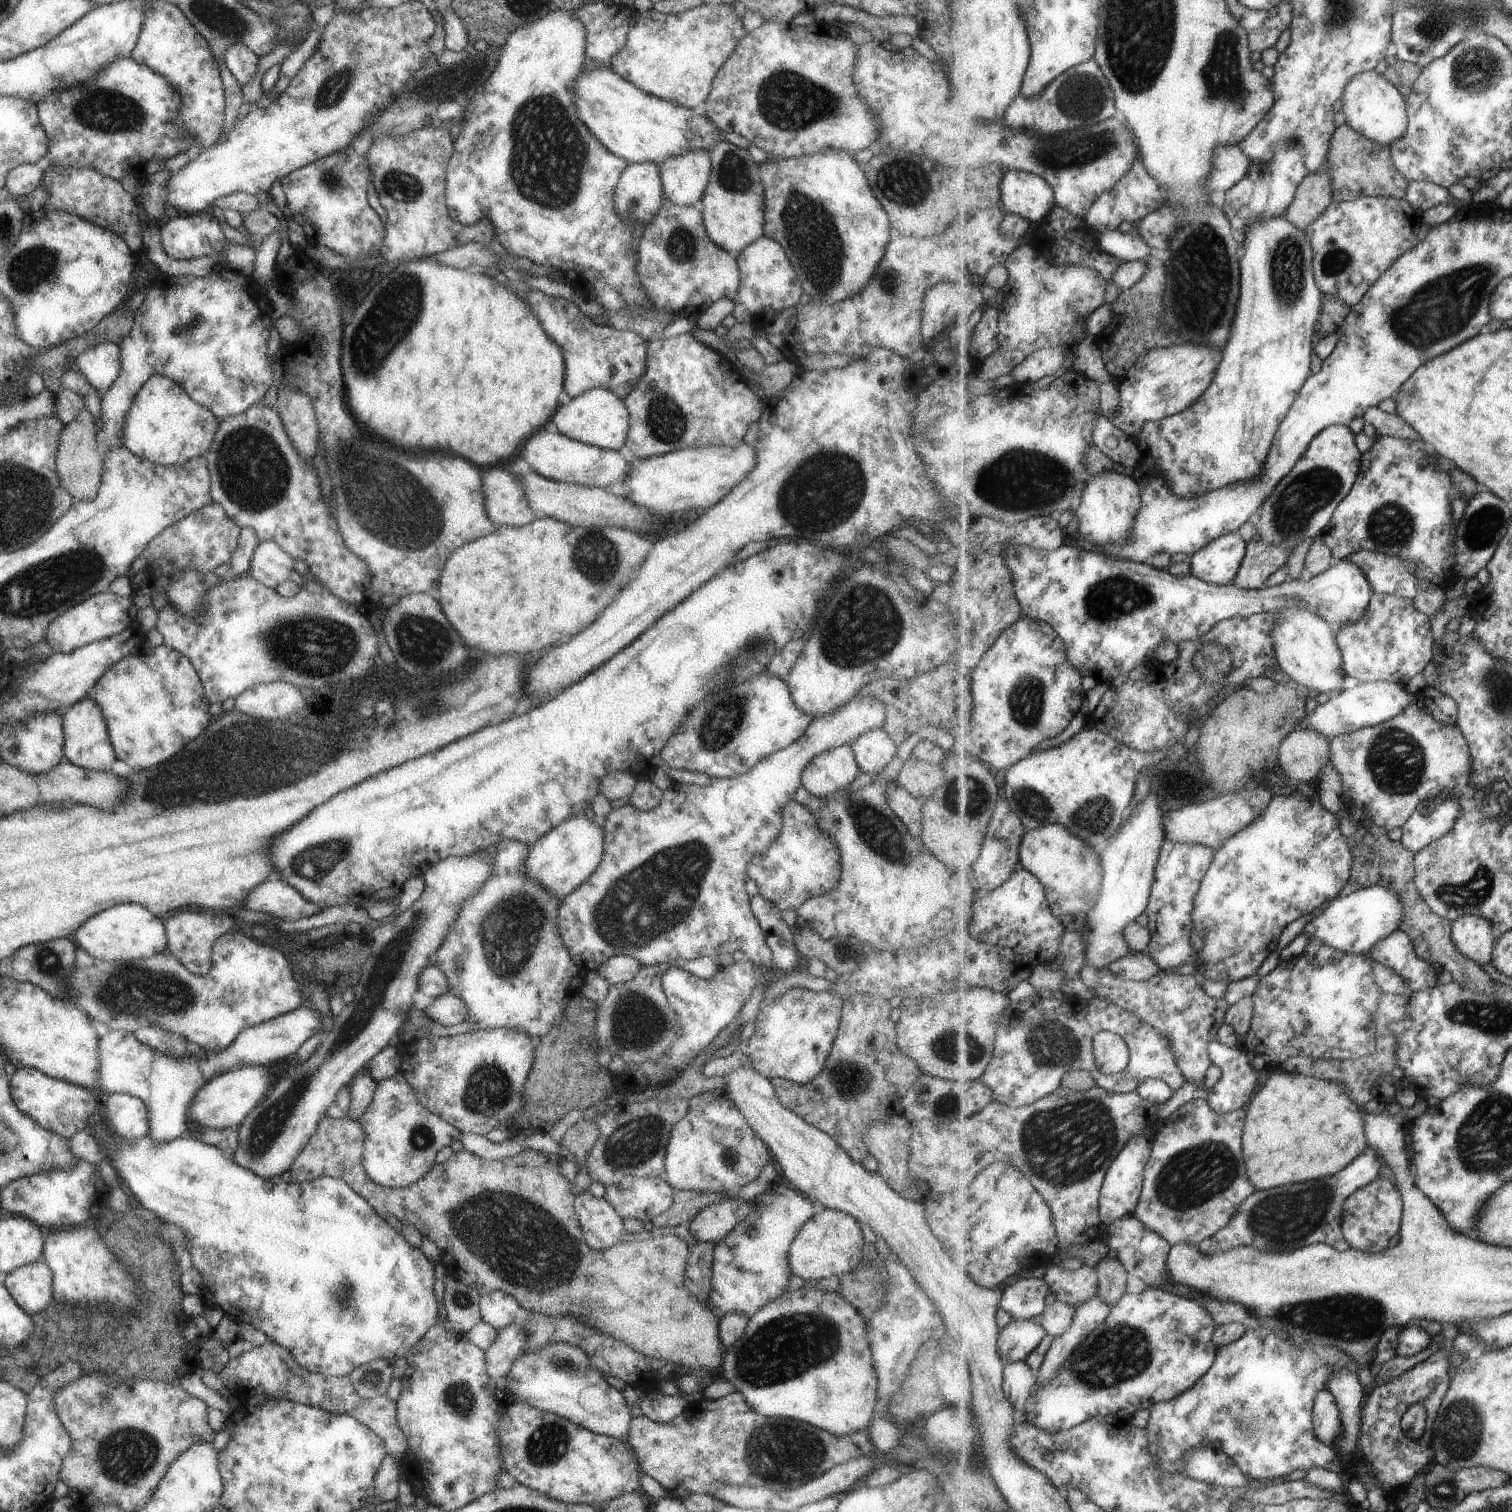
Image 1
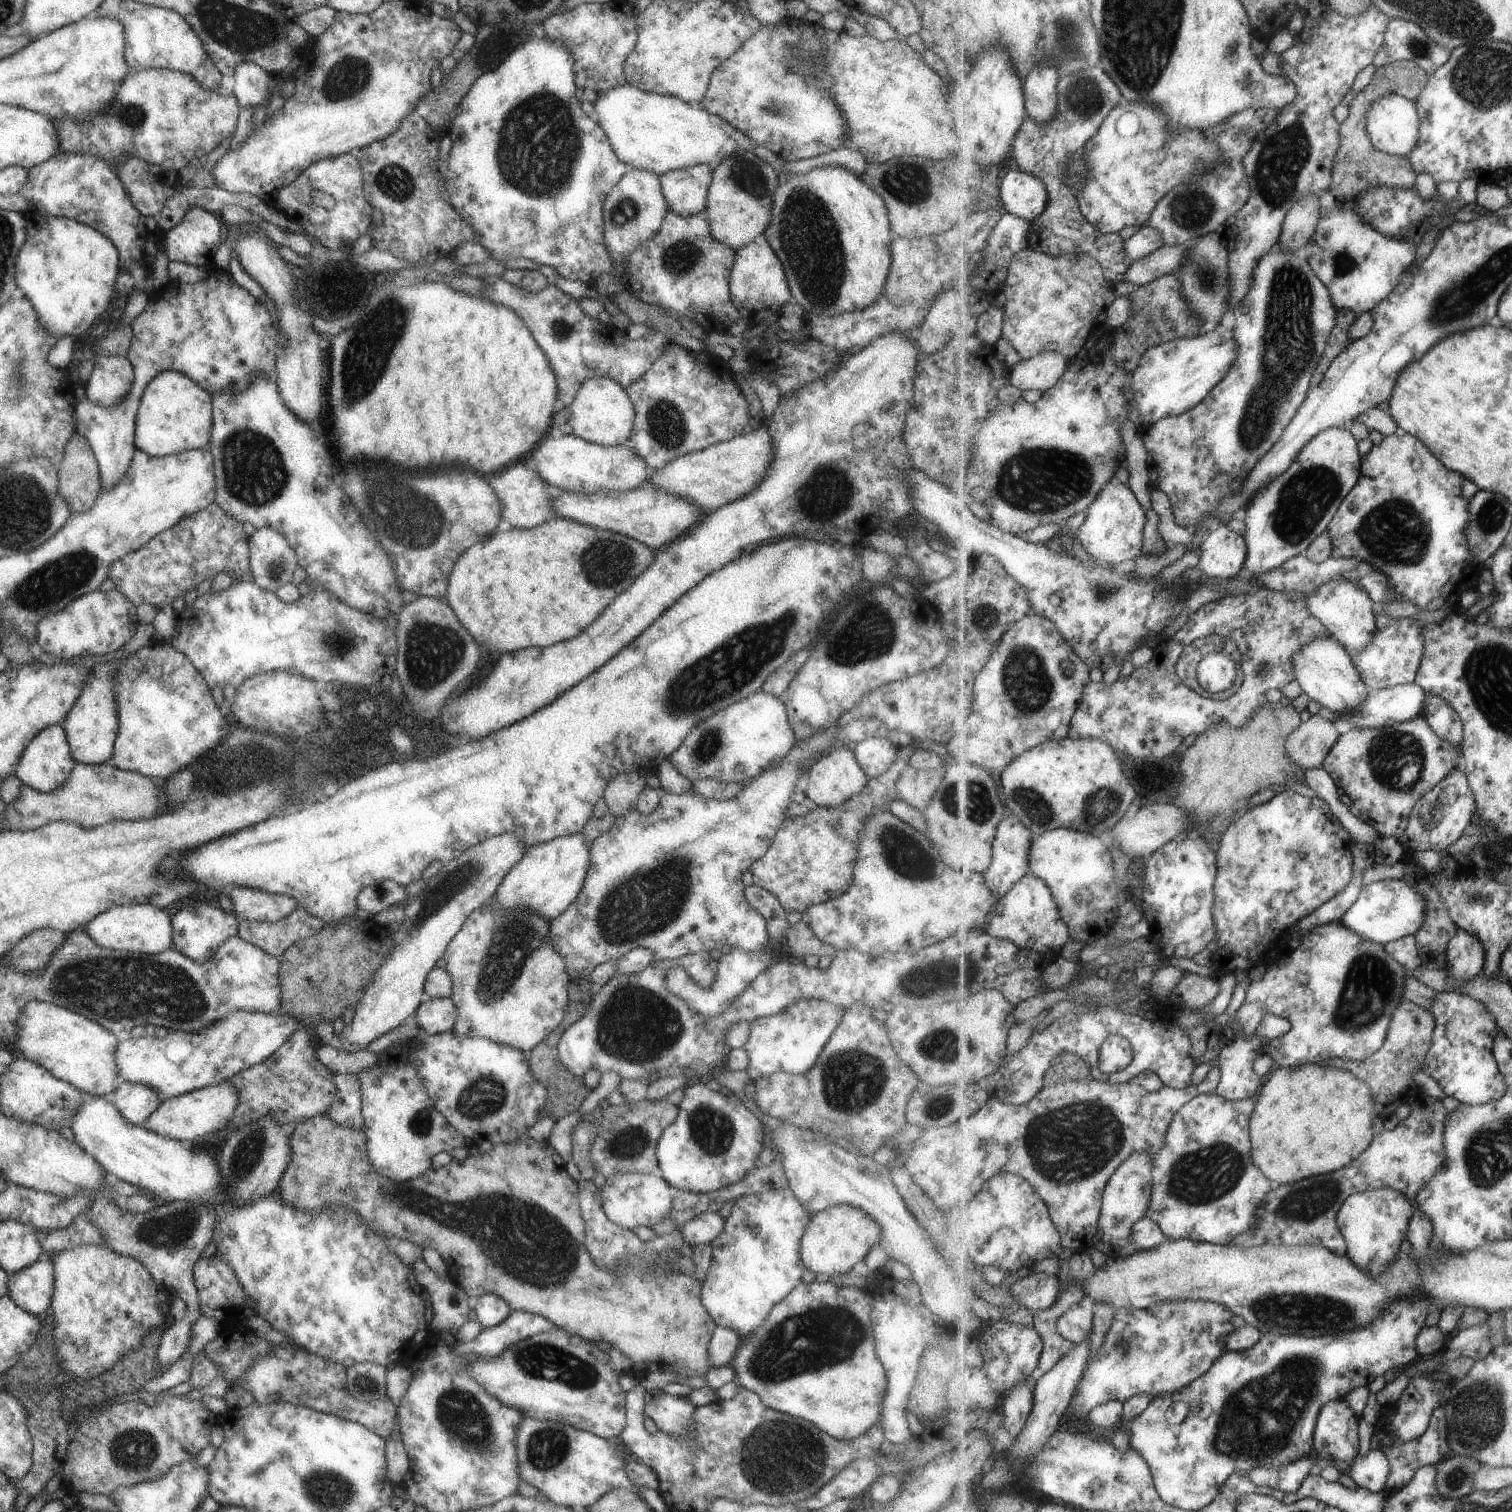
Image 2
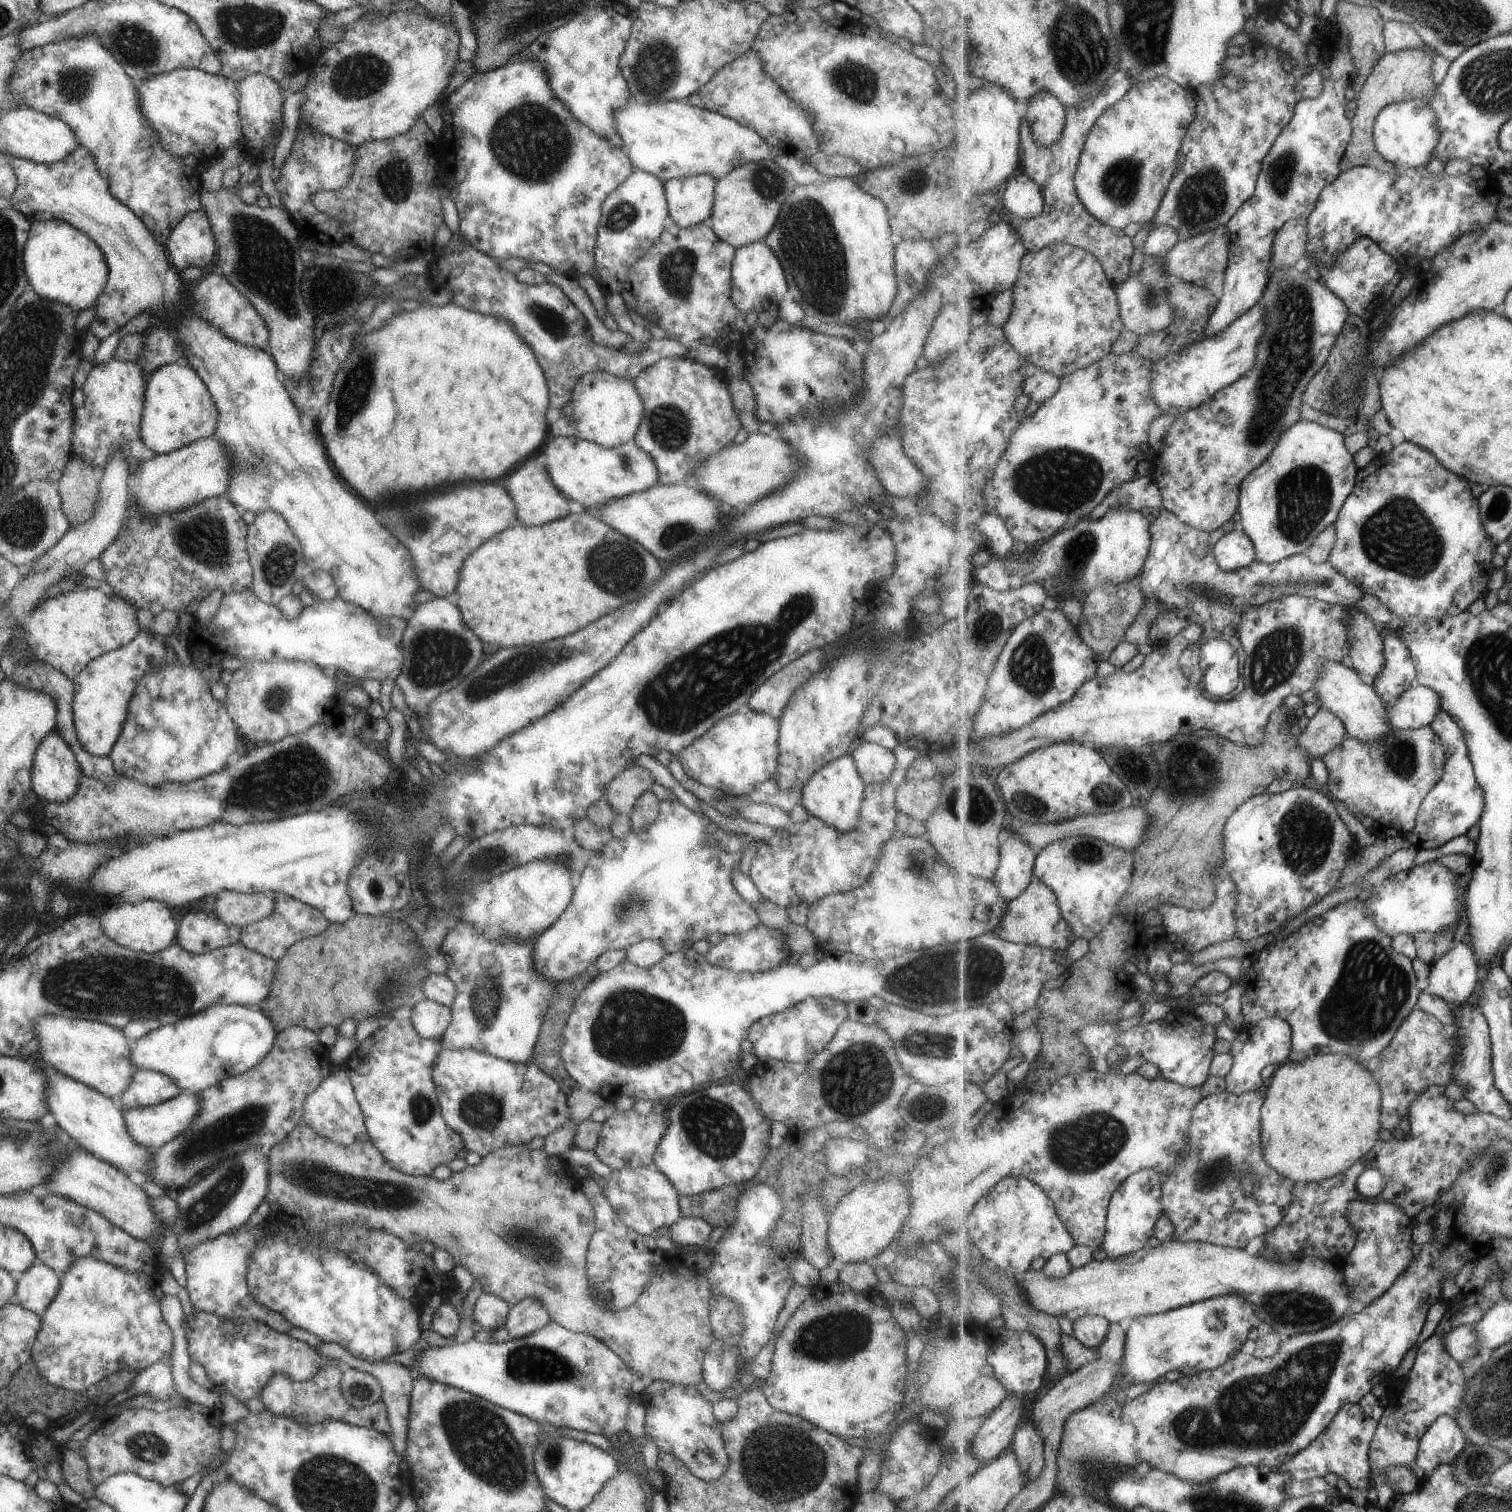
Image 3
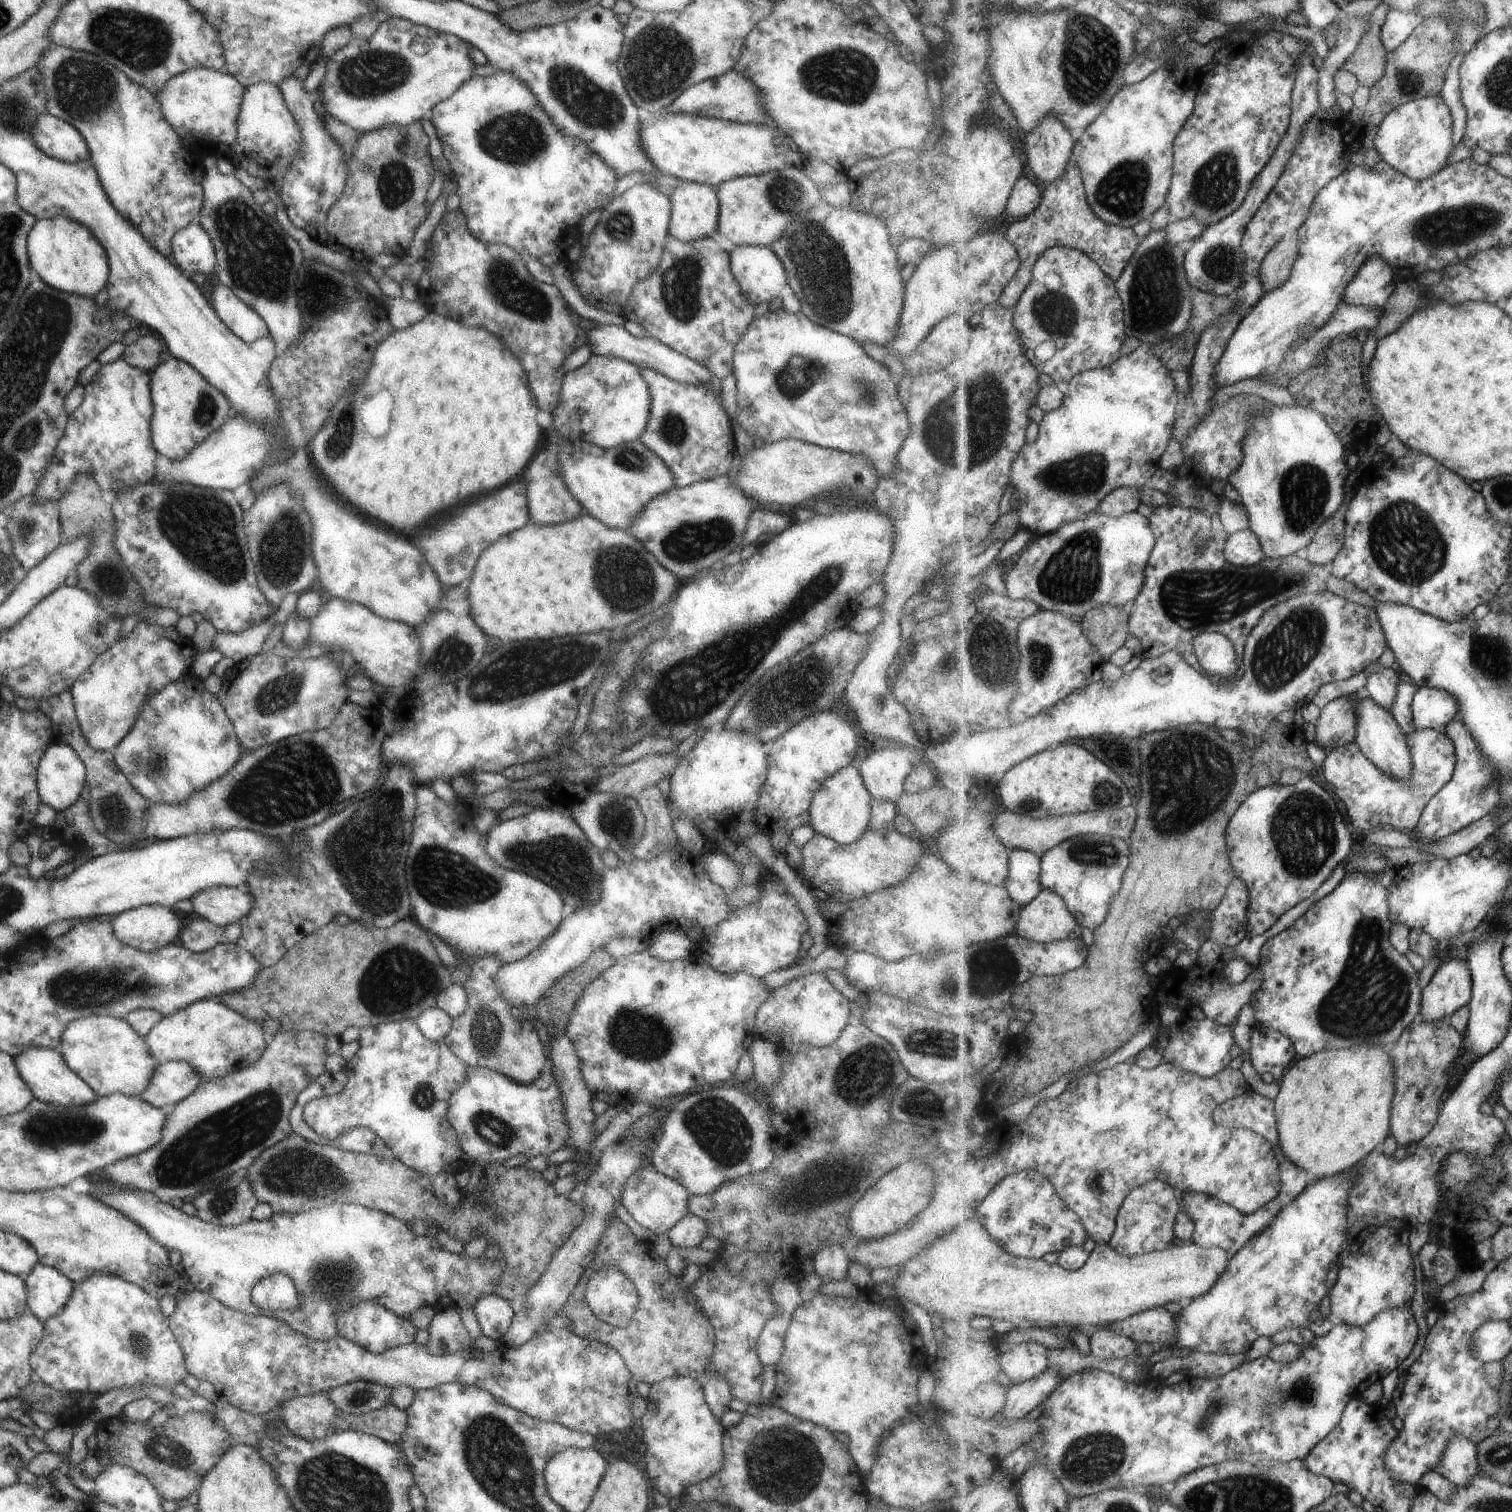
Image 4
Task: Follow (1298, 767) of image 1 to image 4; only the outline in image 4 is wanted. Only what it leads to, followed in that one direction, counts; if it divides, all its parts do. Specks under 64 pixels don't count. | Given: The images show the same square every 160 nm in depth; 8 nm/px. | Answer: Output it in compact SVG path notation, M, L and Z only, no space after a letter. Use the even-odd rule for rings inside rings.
M1356 694L1332 700L1320 712L1315 743L1330 751L1355 742L1359 704Z

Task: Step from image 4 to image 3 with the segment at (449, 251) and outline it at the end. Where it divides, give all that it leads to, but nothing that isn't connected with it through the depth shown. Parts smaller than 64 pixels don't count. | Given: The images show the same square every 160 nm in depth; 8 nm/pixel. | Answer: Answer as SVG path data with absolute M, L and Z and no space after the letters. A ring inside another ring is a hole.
M463 243L460 250L443 253L429 266L429 270L435 270L435 274L437 274L437 268L442 265L449 274L445 282L443 281L443 288L447 288L451 294L449 301L461 308L507 321L518 334L518 337L531 349L545 379L549 408L560 409L569 400L571 389L582 374L603 371L632 380L641 369L653 364L656 360L663 357L683 357L689 350L681 346L676 340L655 339L651 336L639 351L631 355L624 353L620 348L596 345L591 340L590 329L585 317L574 304L571 304L571 301L560 288L547 281L538 285L523 284L515 278L514 273L507 272L503 267L500 267L496 259L478 251L467 243Z

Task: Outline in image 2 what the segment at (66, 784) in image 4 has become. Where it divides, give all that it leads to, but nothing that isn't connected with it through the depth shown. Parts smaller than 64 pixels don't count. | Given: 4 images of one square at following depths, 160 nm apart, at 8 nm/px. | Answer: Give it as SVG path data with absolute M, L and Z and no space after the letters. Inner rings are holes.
M57 724L45 727L39 731L26 745L15 765L14 775L23 786L31 787L39 792L53 791L61 787L75 766L75 760L69 750L64 730Z

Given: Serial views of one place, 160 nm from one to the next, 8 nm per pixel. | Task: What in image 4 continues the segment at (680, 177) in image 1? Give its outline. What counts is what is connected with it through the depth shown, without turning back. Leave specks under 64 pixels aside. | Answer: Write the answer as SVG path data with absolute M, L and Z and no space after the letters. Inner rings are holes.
M678 179L677 184L667 195L670 202L668 236L681 242L691 242L705 236L716 236L718 202L716 193L709 184Z

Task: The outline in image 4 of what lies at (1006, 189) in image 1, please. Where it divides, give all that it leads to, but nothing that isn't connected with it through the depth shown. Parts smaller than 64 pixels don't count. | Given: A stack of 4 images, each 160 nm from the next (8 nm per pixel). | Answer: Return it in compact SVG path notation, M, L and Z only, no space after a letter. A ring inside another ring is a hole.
M1021 176L1015 184L1009 202L1007 202L1007 213L1013 218L1025 219L1042 204L1043 193L1037 182L1033 182L1027 176Z

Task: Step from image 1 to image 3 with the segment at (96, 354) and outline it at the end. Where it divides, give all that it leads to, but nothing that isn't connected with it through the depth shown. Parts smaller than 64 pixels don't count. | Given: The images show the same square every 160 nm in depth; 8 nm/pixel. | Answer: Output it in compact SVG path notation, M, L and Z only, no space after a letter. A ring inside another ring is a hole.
M111 357L104 363L94 364L80 388L84 394L84 401L73 409L70 428L71 456L74 454L85 463L101 470L110 453L120 449L126 458L128 471L133 473L140 460L129 453L129 442L140 438L138 428L144 384L142 368L137 363Z

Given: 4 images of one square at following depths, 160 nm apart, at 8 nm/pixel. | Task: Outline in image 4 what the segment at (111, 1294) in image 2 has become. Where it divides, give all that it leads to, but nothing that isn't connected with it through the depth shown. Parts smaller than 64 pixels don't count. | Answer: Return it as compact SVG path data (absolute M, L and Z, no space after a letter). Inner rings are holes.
M93 1272L91 1276L87 1276L85 1280L81 1282L73 1282L73 1290L71 1290L71 1296L69 1300L65 1302L65 1306L49 1316L45 1320L43 1325L43 1334L41 1334L41 1340L33 1348L33 1352L28 1359L28 1364L32 1370L32 1377L42 1384L49 1386L57 1391L62 1392L81 1392L81 1393L105 1393L111 1388L117 1388L117 1386L132 1386L133 1384L143 1384L143 1382L157 1382L161 1388L167 1388L172 1390L176 1384L182 1384L181 1380L187 1376L188 1372L183 1366L183 1356L173 1334L169 1331L167 1317L162 1316L159 1312L159 1299L149 1292L145 1292L143 1288L139 1288L135 1284L126 1282L117 1276L111 1274L101 1274L101 1272Z

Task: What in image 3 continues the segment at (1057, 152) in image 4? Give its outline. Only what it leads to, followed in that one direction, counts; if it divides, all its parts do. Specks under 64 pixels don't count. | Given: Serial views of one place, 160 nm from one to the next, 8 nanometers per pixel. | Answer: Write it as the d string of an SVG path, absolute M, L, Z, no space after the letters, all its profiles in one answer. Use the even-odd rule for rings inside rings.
M1049 91L1038 92L1028 103L1025 118L1030 120L1030 129L1035 144L1053 147L1066 130L1066 105Z

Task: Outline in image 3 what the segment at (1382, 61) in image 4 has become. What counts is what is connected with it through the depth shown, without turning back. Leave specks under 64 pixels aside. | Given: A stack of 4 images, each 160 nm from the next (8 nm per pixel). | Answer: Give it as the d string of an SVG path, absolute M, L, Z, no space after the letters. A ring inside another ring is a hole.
M1351 3L1339 4L1337 21L1350 32L1350 53L1361 76L1368 76L1388 53L1384 37L1385 20L1380 10Z

